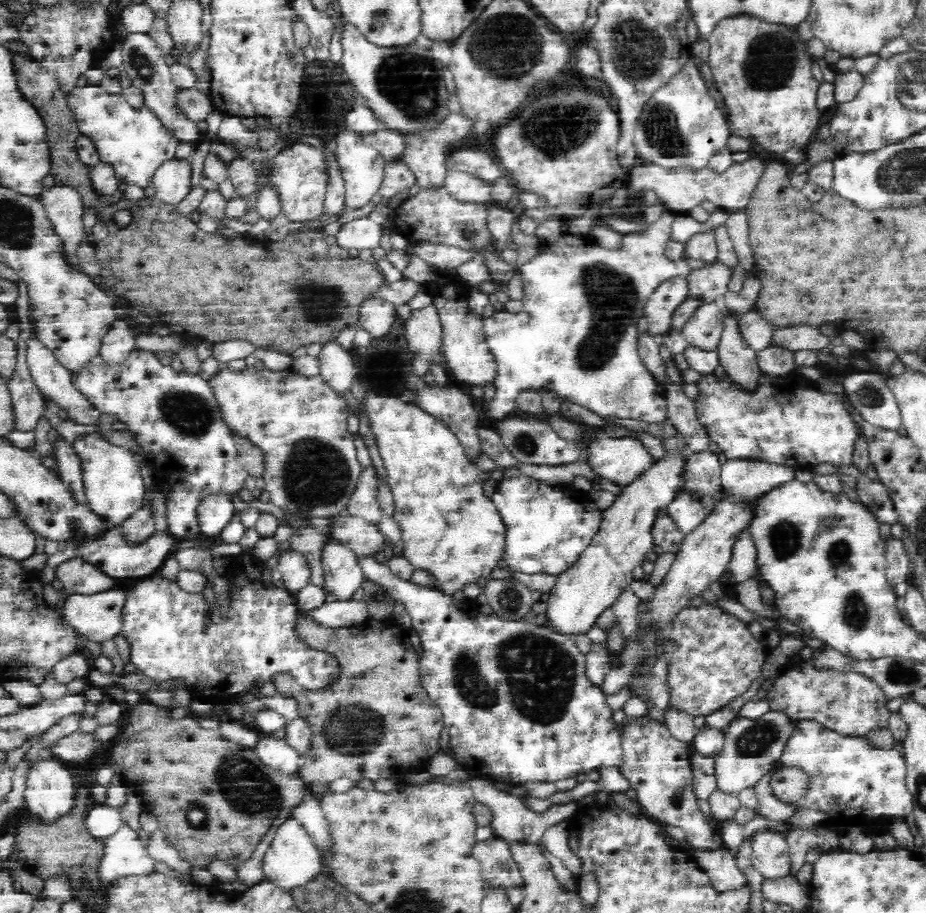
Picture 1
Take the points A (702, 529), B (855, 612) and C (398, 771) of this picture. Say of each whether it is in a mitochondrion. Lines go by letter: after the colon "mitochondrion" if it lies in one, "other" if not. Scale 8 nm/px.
A: other
B: mitochondrion
C: other

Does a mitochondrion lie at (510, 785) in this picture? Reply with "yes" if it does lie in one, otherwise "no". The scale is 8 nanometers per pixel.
no

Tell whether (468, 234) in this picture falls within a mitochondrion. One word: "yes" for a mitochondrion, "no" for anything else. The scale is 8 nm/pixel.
yes

